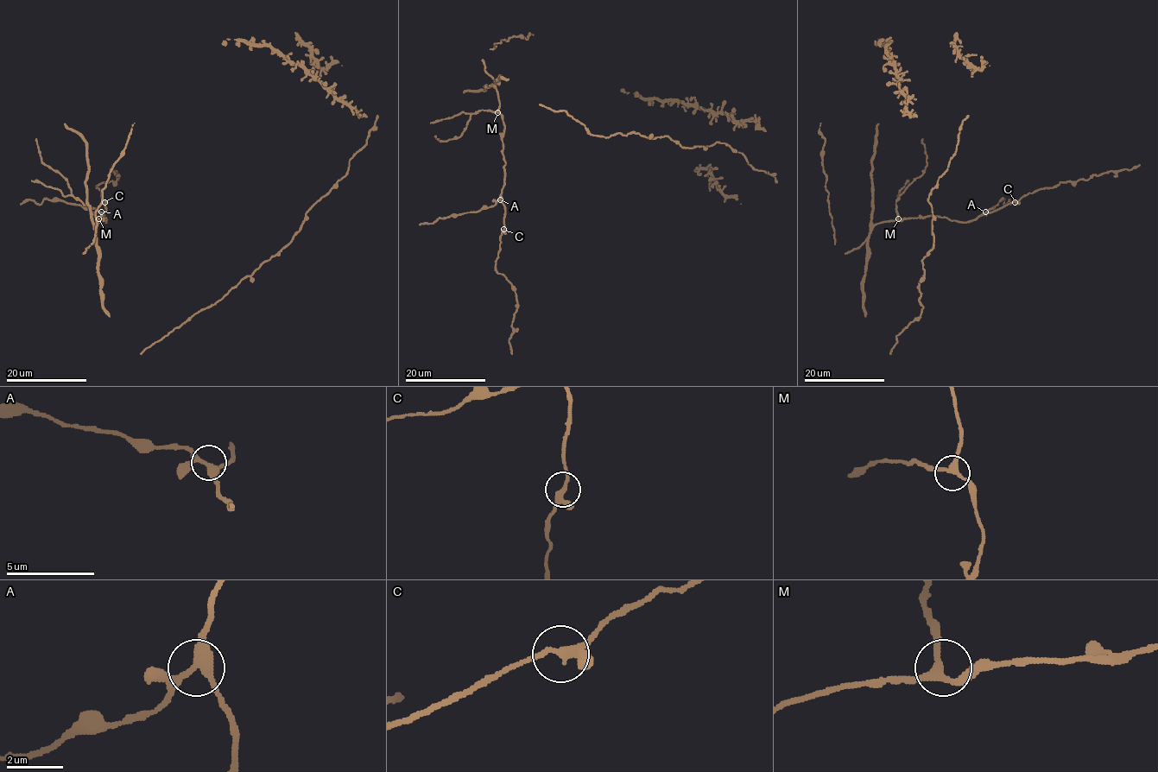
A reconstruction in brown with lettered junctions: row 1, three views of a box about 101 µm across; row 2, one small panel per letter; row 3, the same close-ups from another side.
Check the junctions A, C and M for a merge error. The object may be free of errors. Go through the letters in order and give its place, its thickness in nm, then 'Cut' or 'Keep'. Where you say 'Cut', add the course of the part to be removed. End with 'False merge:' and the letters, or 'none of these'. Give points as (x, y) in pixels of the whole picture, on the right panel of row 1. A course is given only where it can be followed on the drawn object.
A: Place: (985, 211). Thickness 320 nm. Keep
C: Place: (1015, 202). Thickness 280 nm. Keep
M: Place: (898, 218). Thickness 240 nm. Keep
False merge: none of these

